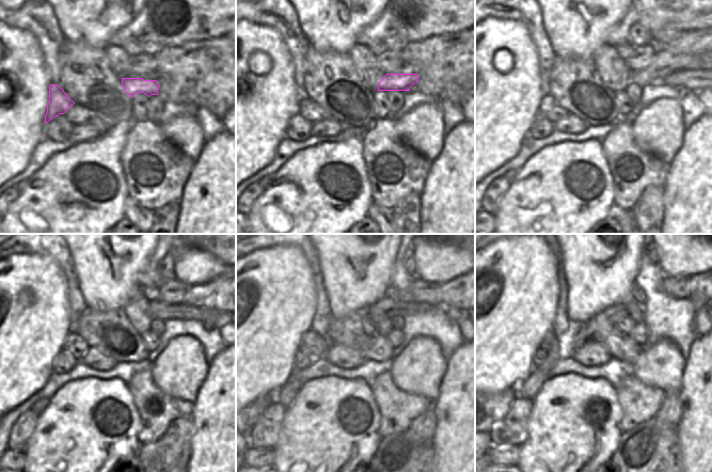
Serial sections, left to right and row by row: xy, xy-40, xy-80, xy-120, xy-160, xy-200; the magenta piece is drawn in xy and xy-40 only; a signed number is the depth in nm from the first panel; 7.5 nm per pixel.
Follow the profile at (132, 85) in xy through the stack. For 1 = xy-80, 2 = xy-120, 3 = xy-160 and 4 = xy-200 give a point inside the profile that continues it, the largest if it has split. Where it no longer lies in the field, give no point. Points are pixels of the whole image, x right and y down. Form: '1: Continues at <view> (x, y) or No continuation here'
1: Continues at xy-80 (666, 63)
2: Continues at xy-120 (212, 295)
3: Continues at xy-160 (452, 295)
4: Continues at xy-200 (692, 279).

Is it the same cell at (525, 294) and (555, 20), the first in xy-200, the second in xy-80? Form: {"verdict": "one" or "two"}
{"verdict": "two"}

